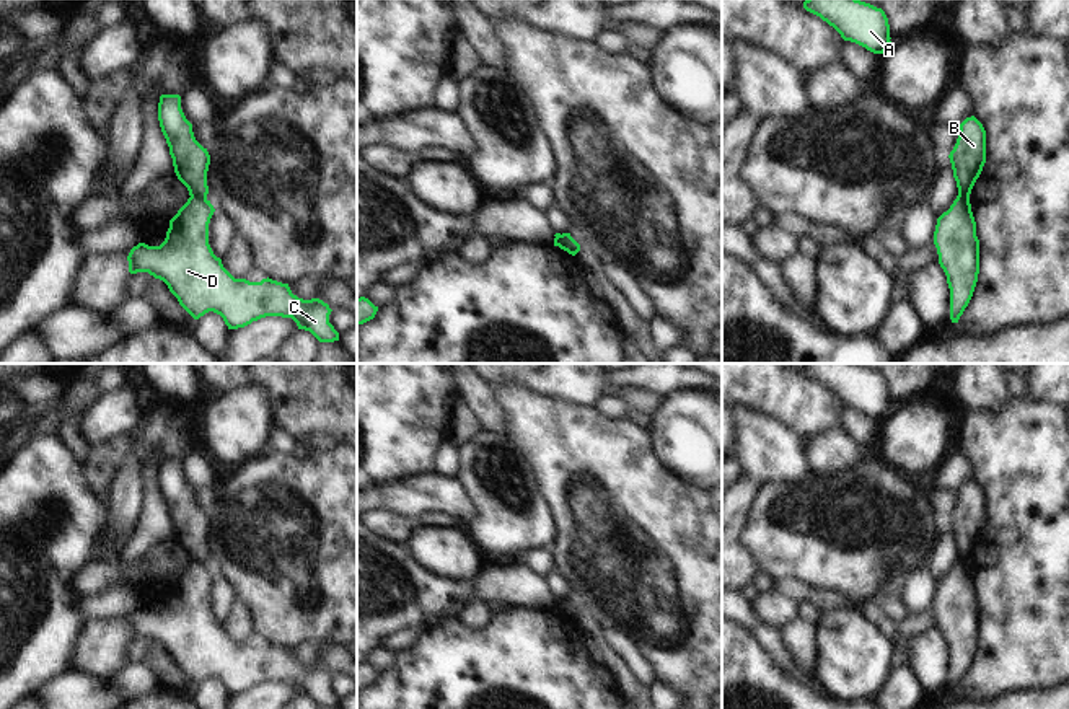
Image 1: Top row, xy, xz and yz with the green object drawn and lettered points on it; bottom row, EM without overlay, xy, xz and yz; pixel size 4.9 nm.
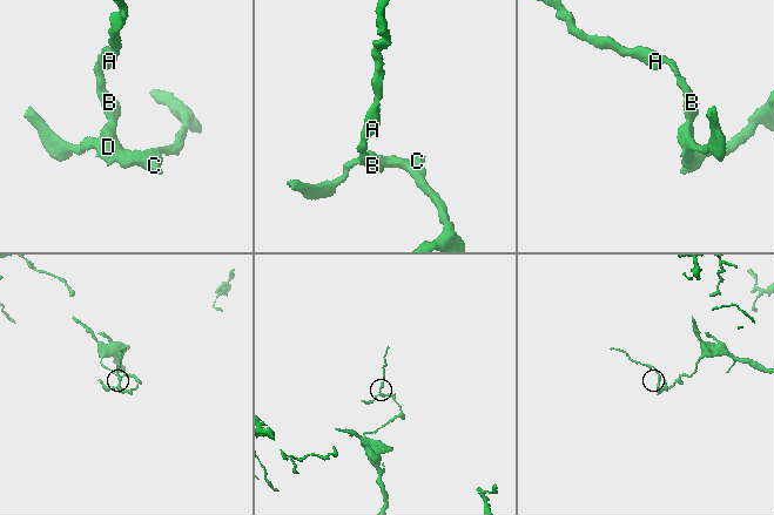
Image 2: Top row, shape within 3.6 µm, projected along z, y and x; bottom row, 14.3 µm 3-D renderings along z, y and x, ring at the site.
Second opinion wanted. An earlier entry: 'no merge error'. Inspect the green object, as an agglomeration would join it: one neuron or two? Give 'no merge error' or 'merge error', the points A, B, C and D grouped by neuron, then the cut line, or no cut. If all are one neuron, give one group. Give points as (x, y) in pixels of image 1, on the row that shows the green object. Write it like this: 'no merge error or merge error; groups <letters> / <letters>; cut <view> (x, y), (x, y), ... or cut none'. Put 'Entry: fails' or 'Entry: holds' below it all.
merge error; groups A B / C D; cut xy (191, 194), (206, 199)
Entry: fails

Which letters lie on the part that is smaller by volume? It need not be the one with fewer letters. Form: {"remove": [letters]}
{"remove": ["A", "B"]}

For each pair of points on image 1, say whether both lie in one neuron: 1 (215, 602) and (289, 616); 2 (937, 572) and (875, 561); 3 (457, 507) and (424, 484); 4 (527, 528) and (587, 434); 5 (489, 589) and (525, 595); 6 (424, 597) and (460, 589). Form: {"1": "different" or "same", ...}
{"1": "different", "2": "different", "3": "same", "4": "different", "5": "same", "6": "same"}

